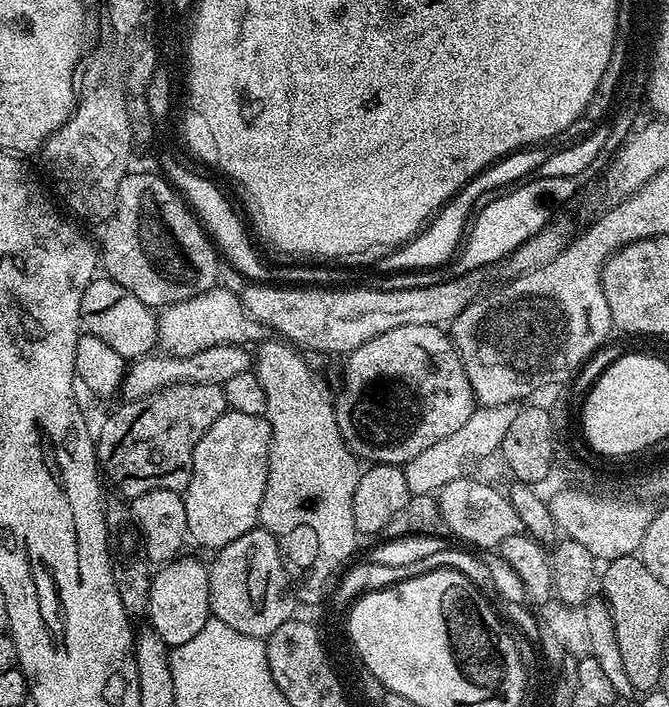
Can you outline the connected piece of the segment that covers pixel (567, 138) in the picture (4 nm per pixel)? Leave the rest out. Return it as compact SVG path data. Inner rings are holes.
M577 122L553 136L550 142L541 142L535 146L521 148L519 152L501 155L500 159L492 163L489 168L477 171L476 177L466 187L460 189L439 212L435 213L432 219L408 243L401 245L395 252L391 252L388 256L377 261L374 264L375 270L404 272L407 268L436 268L439 264L444 263L444 265L447 265L455 257L466 235L466 229L469 227L470 217L473 215L474 209L485 197L503 189L505 186L515 185L525 178L539 173L542 162L546 162L546 158L550 158L550 154L554 154L558 150L566 150L566 146L574 146L574 142L586 138L586 134L590 134L592 130L593 125L591 123Z

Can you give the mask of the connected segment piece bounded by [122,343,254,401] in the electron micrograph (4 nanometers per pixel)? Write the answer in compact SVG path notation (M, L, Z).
M222 344L210 346L189 357L176 357L165 354L149 354L140 359L131 361L124 373L122 396L125 401L137 400L143 396L154 394L163 388L169 388L175 384L223 384L229 378L249 371L254 364L254 356L251 351L245 350L239 344Z

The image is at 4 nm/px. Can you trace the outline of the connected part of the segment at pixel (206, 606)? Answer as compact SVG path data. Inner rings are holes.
M181 555L163 565L153 575L149 590L147 623L169 649L182 646L182 642L190 642L190 638L194 638L194 634L198 634L198 630L202 630L202 626L206 626L206 622L212 616L209 565L188 555Z

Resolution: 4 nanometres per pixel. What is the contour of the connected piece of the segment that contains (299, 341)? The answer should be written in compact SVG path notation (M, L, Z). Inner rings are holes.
M475 272L451 279L441 284L424 284L421 288L271 288L268 282L252 282L242 292L242 299L253 320L279 334L297 349L347 354L358 350L358 346L366 346L366 342L378 338L378 334L386 334L386 330L398 330L398 326L451 325L482 292L476 285L478 276Z

